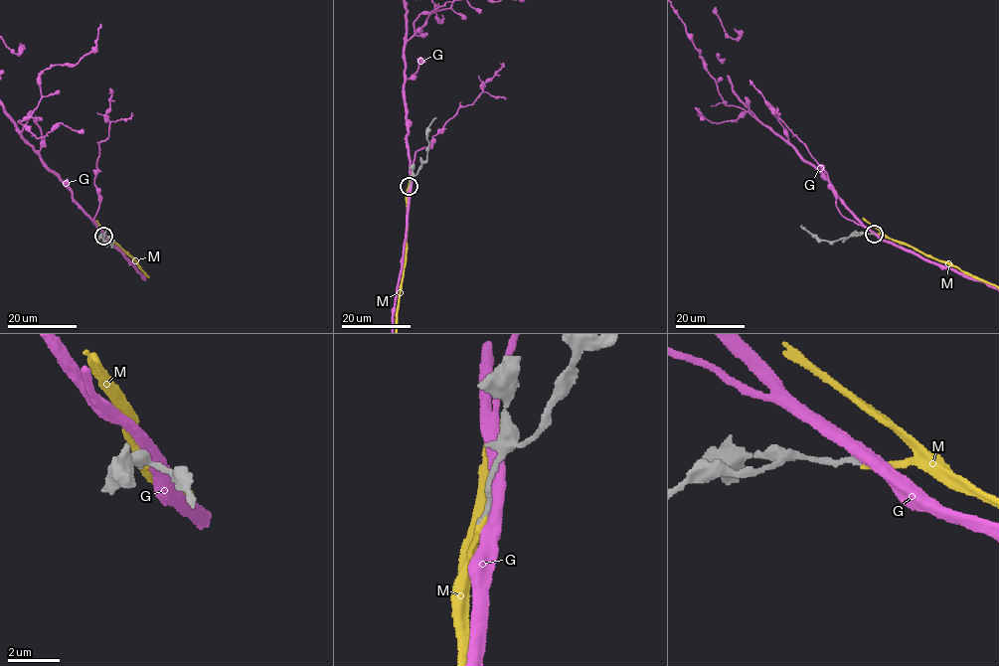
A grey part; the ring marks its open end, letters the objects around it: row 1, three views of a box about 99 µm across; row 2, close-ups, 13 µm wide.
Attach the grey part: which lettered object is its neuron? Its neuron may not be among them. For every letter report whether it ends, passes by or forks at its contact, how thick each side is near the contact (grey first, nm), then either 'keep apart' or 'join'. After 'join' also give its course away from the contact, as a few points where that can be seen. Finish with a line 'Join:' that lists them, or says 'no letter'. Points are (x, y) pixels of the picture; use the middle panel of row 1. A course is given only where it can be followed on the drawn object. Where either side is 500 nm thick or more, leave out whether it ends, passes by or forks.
G: 190/500 nm | keep apart
M: it ends | 180/160 nm | join | via (410, 185), (407, 249), (396, 328)
Join: M

